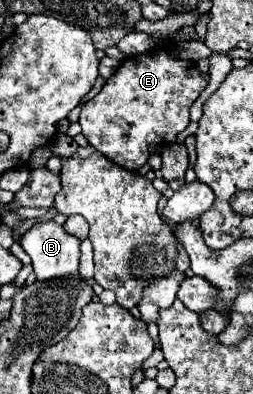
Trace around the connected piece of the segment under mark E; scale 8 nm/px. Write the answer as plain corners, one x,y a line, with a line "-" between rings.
164,45
155,47
151,53
145,53
145,55
127,57
121,61
119,69
107,79
103,89
83,105
83,111
79,117
83,135
105,157
109,157
111,161
115,161
125,169
137,171
141,165
147,163
151,145
175,143
177,135
189,125
189,107
207,87
207,83
209,83
209,77
201,73
193,61
171,57
170,50
166,50

